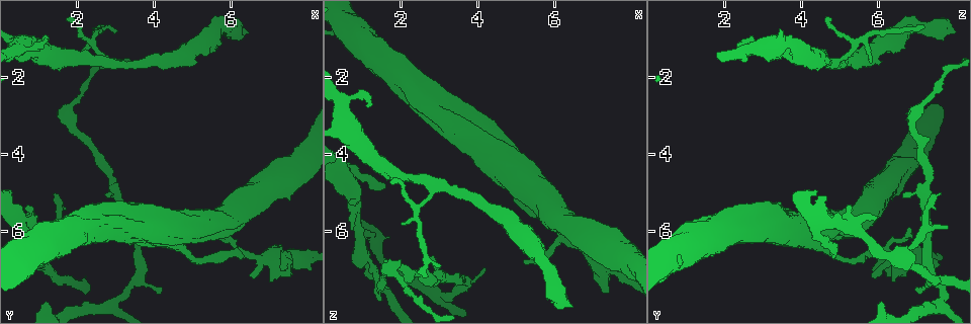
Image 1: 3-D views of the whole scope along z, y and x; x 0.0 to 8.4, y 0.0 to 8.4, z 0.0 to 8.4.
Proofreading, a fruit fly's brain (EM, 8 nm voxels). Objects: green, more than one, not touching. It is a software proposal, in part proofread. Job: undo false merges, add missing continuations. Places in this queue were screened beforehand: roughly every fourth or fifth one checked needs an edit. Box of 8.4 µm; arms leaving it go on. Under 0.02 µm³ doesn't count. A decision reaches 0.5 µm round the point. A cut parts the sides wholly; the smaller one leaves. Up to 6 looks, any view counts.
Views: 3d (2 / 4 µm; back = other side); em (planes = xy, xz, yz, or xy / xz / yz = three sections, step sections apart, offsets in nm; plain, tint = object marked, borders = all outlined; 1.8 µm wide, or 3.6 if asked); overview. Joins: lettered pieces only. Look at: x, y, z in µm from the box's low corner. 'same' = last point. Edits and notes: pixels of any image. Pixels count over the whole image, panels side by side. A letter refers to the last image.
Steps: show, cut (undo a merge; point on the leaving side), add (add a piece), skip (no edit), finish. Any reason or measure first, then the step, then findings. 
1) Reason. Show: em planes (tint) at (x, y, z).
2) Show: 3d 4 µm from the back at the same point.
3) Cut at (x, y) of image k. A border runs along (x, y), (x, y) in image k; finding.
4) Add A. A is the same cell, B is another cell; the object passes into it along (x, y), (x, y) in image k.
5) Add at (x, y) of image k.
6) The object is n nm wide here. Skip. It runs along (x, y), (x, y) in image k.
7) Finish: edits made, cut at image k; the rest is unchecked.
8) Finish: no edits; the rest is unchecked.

Abrupt turn. Show: 3d 4 µm at (1.80, 3.00, 6.90).

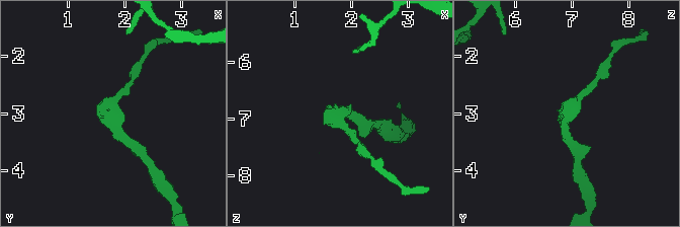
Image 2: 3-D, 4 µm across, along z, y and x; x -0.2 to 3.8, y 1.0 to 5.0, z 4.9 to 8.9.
Show: em planes (plain) at (1.75, 3.00, 6.85).

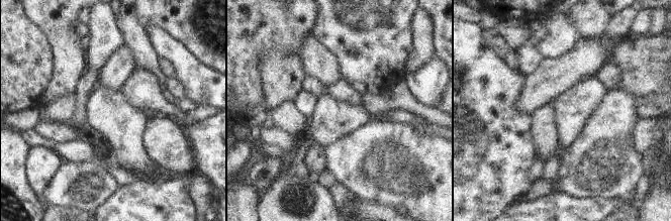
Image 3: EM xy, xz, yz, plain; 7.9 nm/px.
Show: em planes (borders) at the same point.

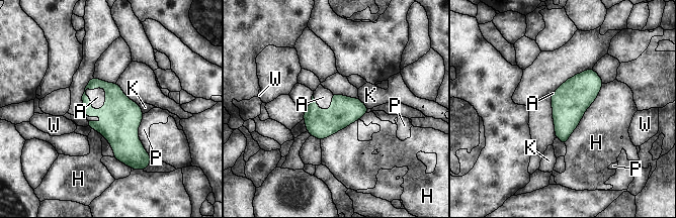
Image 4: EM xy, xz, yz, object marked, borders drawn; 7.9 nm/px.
The longest contact is with H, 600 nm. Add A. A is the same cell, H, K, P and W are other cells; the neuron continues.

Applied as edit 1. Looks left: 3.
See it whole again. Show: overview.

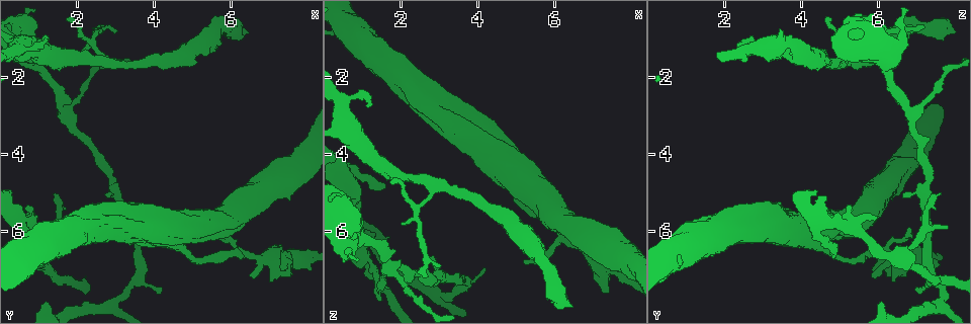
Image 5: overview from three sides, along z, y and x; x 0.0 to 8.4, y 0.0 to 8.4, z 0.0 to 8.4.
Branch stops here. Show: em planes (borders) at (2.80, 5.15, 6.65).

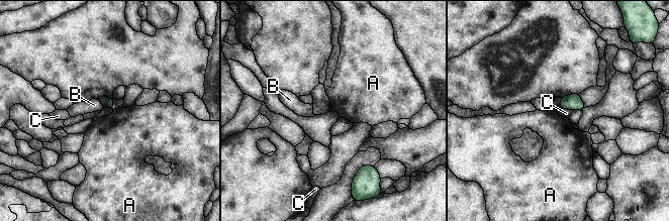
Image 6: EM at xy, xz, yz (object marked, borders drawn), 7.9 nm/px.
Skip. A, B and C are other cells; a border runs along (559, 108), (569, 108), (572, 110) in image 6; none of them fits.

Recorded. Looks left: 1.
Finish: edits made, add at image 4; the rest is unchecked.

